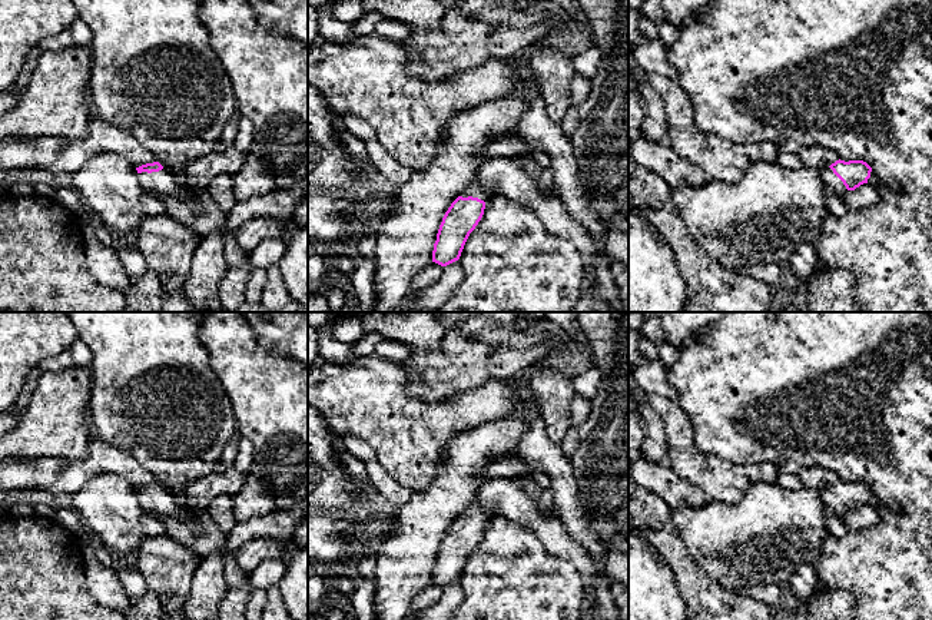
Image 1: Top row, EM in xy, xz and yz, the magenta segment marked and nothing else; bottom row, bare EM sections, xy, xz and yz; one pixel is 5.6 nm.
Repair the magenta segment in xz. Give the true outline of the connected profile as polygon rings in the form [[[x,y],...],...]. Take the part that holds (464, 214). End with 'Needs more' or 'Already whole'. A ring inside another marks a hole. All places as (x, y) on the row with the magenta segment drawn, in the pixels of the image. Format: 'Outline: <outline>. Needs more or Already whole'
Outline: [[[474,180],[451,203],[440,225],[432,262],[447,266],[460,259],[470,233],[481,221],[485,203],[495,195],[494,185]]]. Needs more

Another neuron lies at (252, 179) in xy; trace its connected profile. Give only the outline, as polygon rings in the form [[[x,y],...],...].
[[[248,152],[243,166],[233,175],[233,193],[236,200],[243,202],[253,196],[266,195],[273,189],[276,189],[273,178]]]

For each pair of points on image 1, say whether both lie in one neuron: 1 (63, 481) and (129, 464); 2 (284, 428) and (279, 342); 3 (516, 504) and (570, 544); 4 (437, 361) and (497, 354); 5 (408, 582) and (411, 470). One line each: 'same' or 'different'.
1: same
2: different
3: same
4: same
5: different

